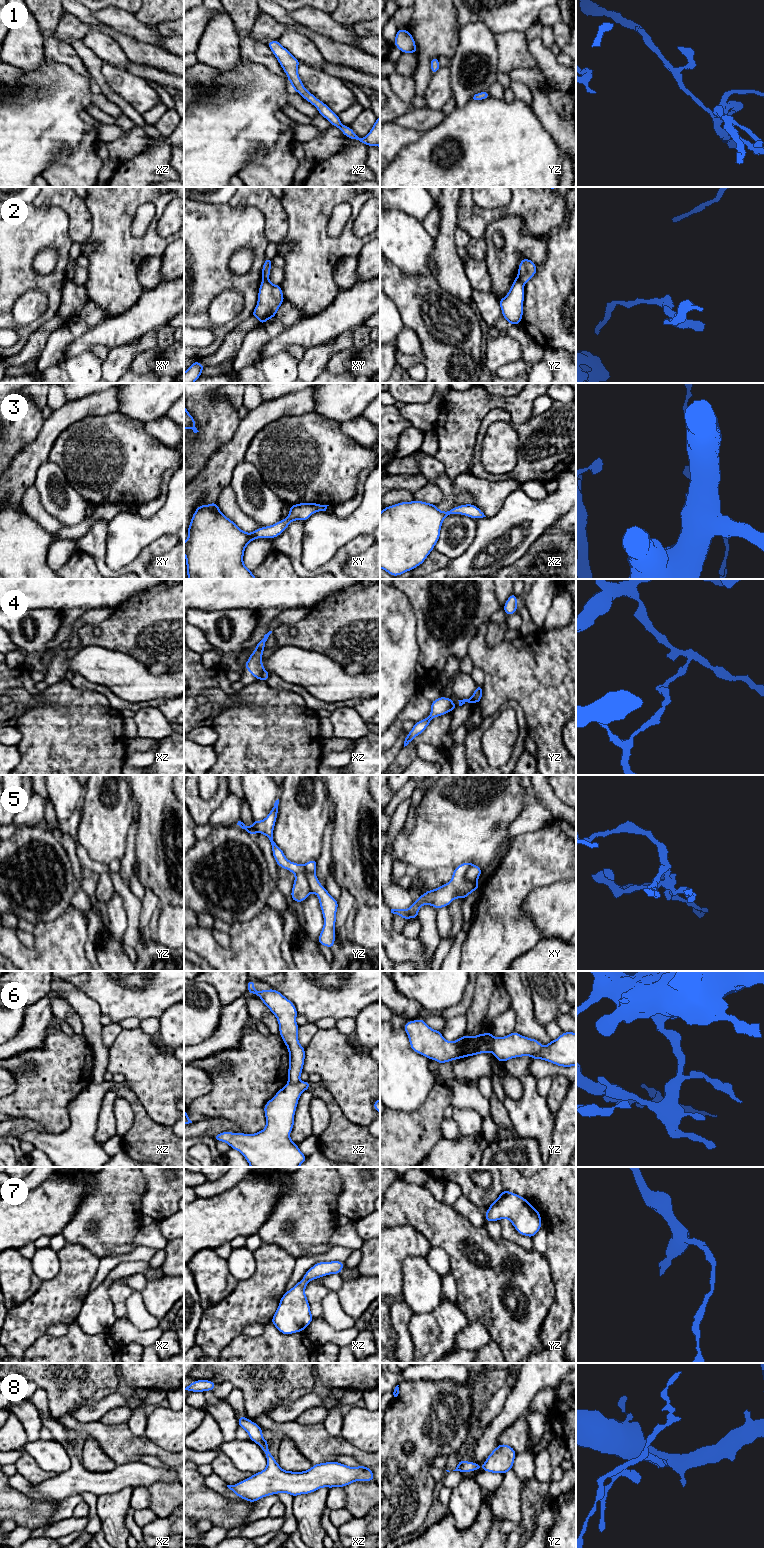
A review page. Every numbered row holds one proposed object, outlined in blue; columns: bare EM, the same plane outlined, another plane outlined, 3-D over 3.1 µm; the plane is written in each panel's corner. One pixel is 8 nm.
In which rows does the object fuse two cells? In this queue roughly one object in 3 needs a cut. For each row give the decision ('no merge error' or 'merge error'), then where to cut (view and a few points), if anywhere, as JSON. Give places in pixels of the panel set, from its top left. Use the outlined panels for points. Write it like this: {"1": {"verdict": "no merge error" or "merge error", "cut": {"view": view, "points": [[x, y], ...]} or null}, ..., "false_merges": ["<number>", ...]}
{"1": {"verdict": "no merge error", "cut": null}, "2": {"verdict": "merge error", "cut": {"view": "yz", "points": [[517, 277], [523, 284]]}}, "3": {"verdict": "no merge error", "cut": null}, "4": {"verdict": "merge error", "cut": {"view": "xz", "points": [[264, 670], [259, 678]]}}, "5": {"verdict": "merge error", "cut": {"view": "yz", "points": [[296, 873], [304, 873], [306, 875], [311, 891]]}}, "6": {"verdict": "merge error", "cut": {"view": "yz", "points": [[495, 1037], [490, 1051]]}}, "7": {"verdict": "no merge error", "cut": null}, "8": {"verdict": "no merge error", "cut": null}, "false_merges": ["2", "4", "5", "6"]}

